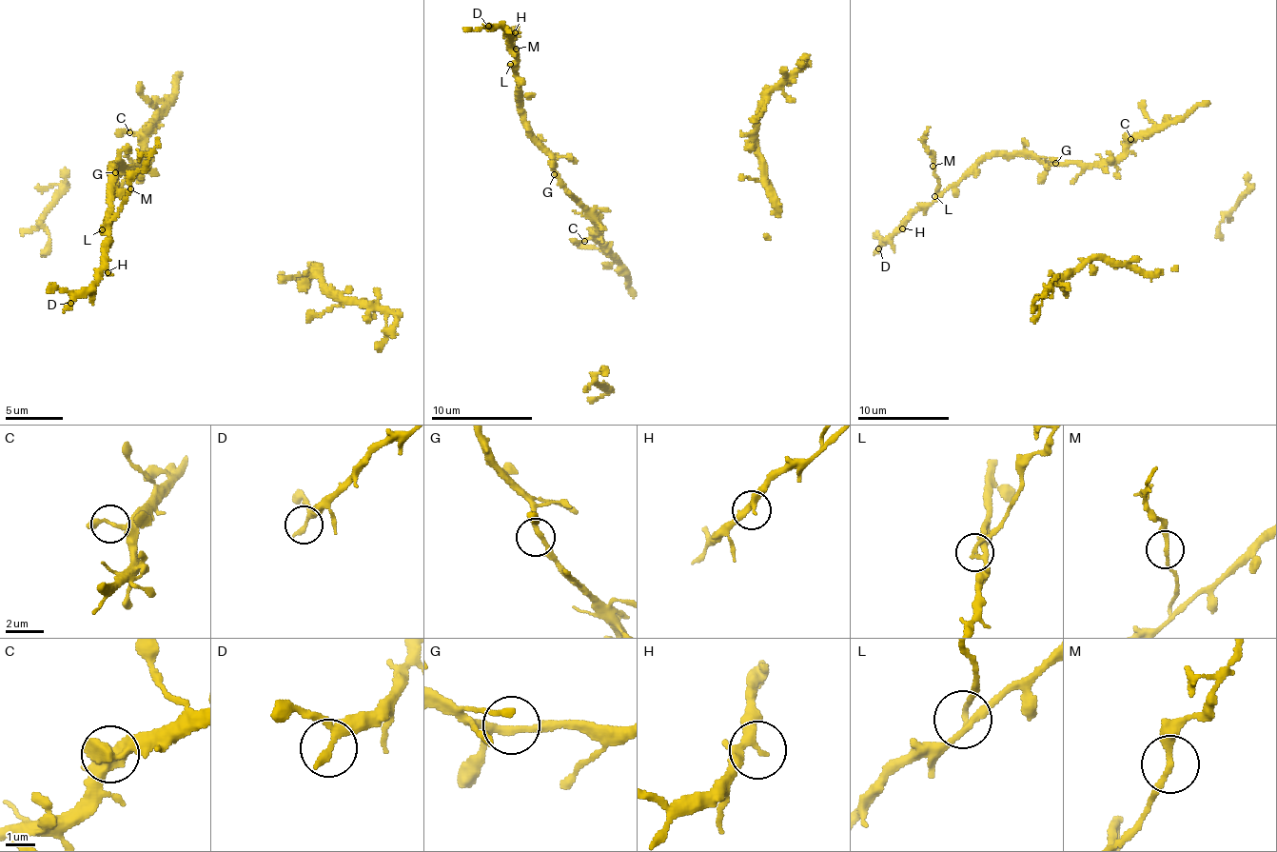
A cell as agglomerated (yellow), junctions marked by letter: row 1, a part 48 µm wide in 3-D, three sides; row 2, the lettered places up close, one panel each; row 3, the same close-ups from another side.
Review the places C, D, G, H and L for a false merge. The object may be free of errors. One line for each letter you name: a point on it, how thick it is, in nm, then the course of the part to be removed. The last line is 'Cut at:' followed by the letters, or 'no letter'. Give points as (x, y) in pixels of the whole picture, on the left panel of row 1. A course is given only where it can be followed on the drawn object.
L: at (102, 229); 170 nm thick; foreign part runs (101, 228), (118, 211), (130, 188), (130, 177), (148, 158), (157, 138)
Cut at: L

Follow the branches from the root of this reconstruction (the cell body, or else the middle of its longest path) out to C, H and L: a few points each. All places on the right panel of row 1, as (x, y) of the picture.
C: (1107, 172), (1107, 165), (1121, 153), (1130, 139)
H: (1107, 172), (1098, 164), (1041, 164), (1030, 156), (990, 156), (913, 214), (902, 228)
L: (1107, 172), (1098, 164), (1041, 164), (1030, 156), (990, 156), (935, 196)

